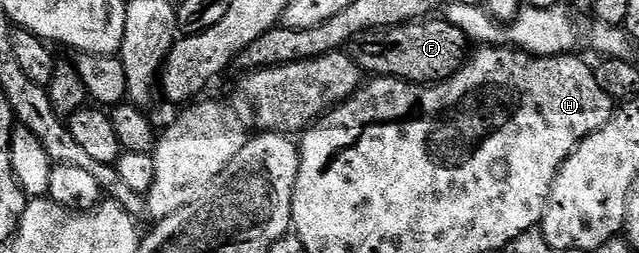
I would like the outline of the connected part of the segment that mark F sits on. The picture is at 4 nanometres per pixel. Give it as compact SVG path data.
M430 16L425 20L405 22L403 26L390 26L386 30L365 30L348 43L348 53L367 75L379 78L401 78L403 82L433 84L448 80L460 69L468 57L468 39L460 28L446 21L442 16Z

